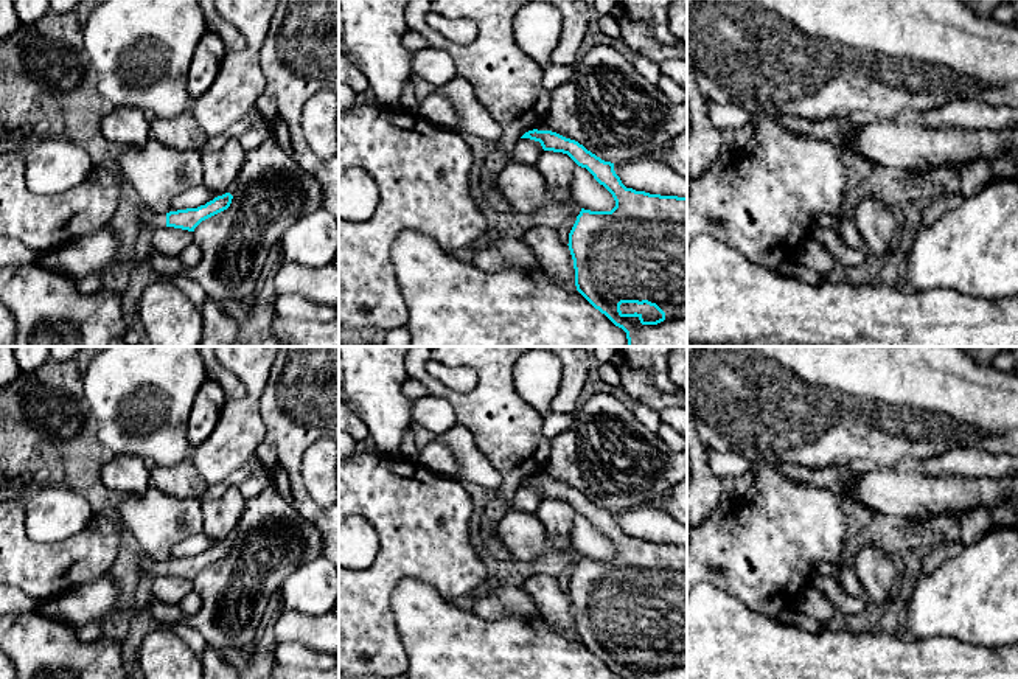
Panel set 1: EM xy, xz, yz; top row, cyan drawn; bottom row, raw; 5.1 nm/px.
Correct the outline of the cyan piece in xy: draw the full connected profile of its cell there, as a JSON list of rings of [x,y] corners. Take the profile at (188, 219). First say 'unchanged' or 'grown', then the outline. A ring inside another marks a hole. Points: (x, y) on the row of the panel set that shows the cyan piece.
grown; [[[225,193],[197,208],[177,210],[177,211],[169,211],[166,214],[155,214],[145,204],[140,204],[138,216],[140,216],[140,222],[152,230],[159,227],[174,227],[174,228],[194,232],[194,228],[202,221],[227,210],[232,204],[232,199],[233,196],[230,193]]]

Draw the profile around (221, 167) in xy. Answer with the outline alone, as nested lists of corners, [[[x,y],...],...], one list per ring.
[[[228,138],[219,151],[204,154],[204,185],[216,196],[228,193],[228,186],[235,182],[244,157],[246,152],[238,138]]]

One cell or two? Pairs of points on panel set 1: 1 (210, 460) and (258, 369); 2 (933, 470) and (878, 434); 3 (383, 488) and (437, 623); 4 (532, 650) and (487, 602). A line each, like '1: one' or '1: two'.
1: one
2: two
3: two
4: two

